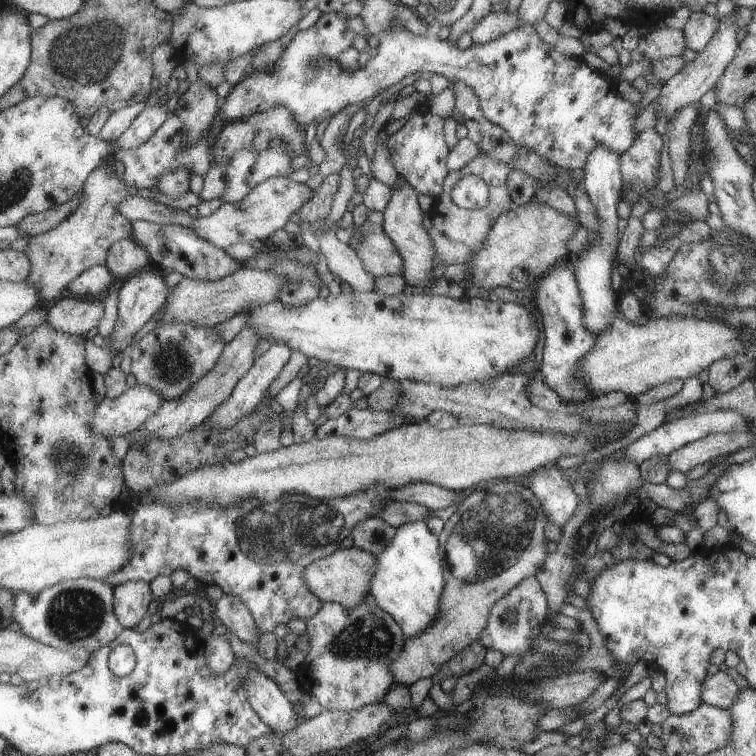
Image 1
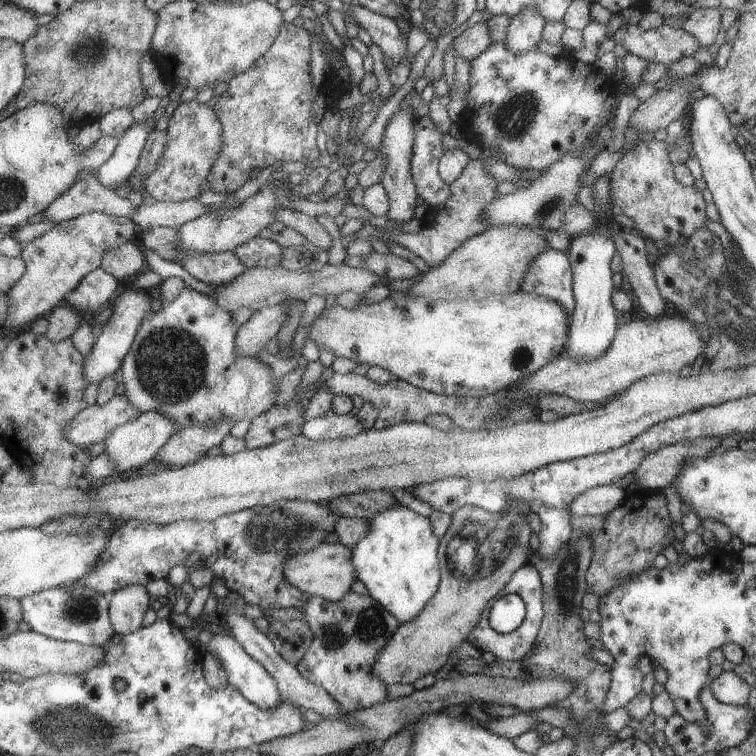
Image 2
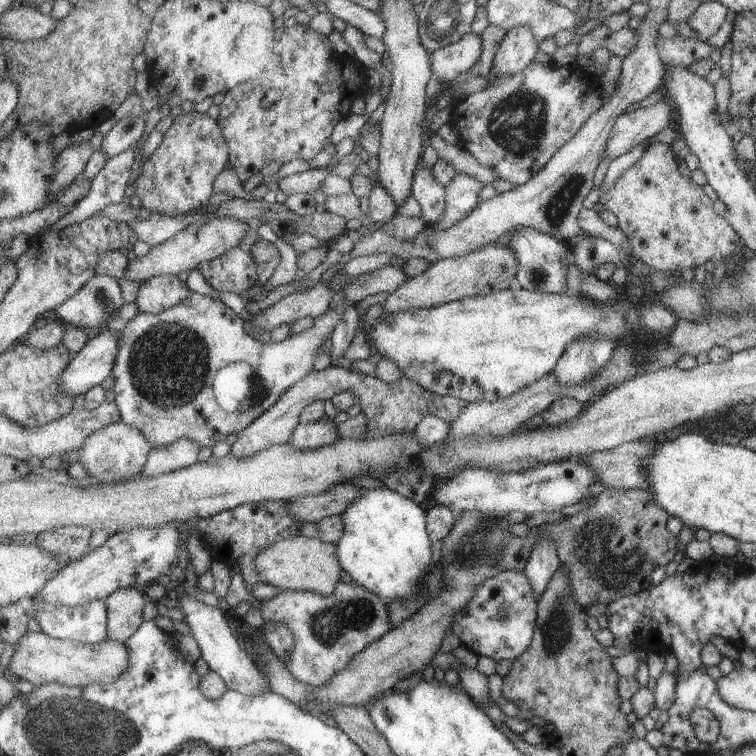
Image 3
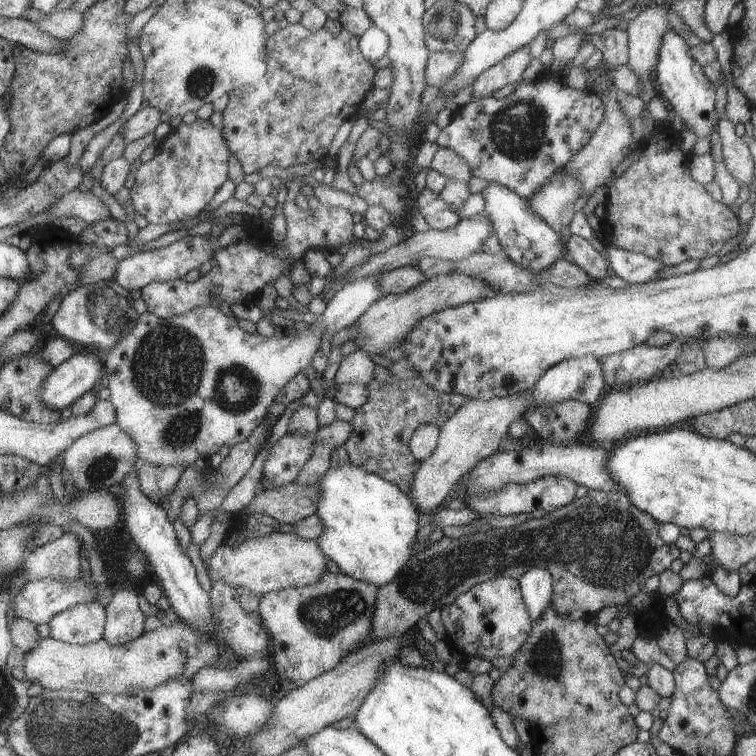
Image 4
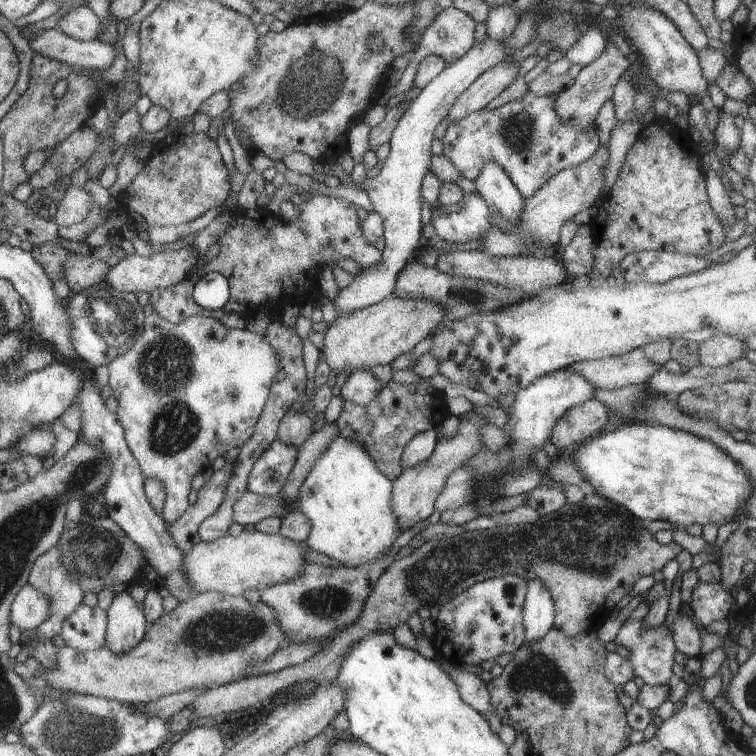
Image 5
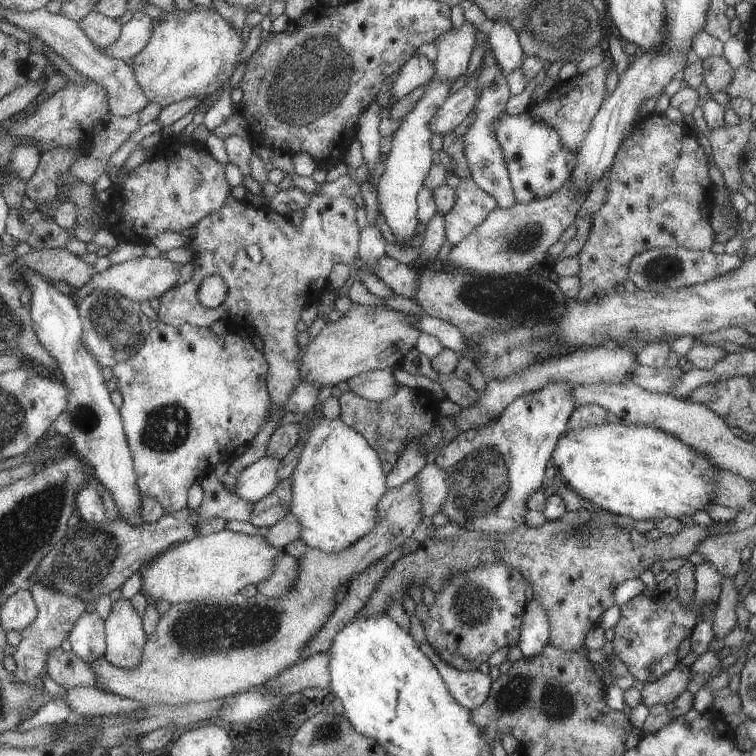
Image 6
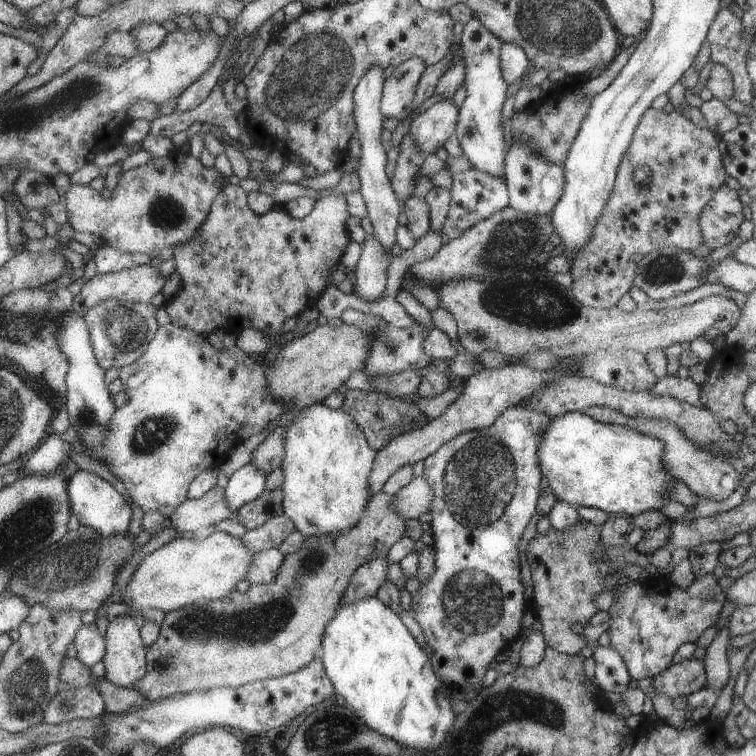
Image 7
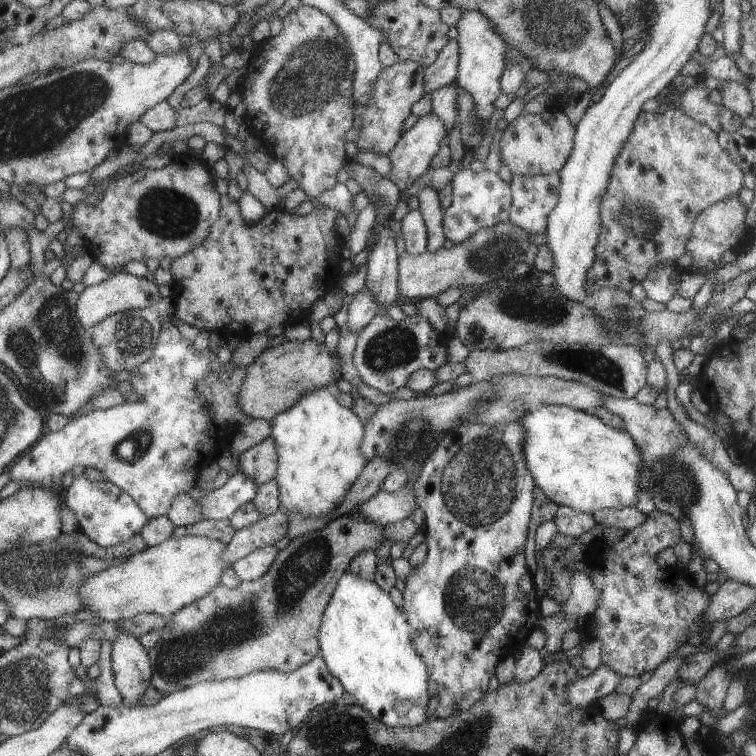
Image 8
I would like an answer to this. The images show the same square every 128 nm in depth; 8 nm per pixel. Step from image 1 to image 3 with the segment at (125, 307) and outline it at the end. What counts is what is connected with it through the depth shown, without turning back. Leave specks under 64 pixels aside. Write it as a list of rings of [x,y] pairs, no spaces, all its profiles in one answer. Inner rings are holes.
[[[103,328],[74,354],[70,364],[63,370],[60,376],[60,391],[76,396],[100,385],[110,376],[118,351],[117,332]]]

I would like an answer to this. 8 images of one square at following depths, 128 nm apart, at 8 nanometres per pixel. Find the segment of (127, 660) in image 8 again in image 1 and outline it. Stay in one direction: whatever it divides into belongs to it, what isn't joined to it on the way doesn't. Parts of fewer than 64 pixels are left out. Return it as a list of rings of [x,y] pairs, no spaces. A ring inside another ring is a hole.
[[[144,580],[122,582],[113,588],[114,612],[123,629],[131,629],[145,616],[151,602],[149,585]]]

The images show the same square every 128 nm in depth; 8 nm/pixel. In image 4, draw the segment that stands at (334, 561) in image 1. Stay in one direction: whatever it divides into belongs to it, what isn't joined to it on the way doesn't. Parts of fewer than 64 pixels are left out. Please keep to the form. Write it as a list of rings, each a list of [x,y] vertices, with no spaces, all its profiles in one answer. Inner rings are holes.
[[[275,531],[269,535],[245,539],[237,548],[231,547],[222,542],[209,557],[207,564],[204,564],[211,582],[221,579],[231,588],[241,587],[245,591],[262,595],[267,591],[315,584],[327,572],[327,556],[318,544],[295,533]]]

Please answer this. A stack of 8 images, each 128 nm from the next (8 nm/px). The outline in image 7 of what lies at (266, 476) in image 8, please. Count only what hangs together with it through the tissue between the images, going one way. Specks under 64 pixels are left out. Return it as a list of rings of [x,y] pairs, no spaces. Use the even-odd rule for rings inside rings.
[[[276,426],[250,454],[250,462],[256,469],[268,475],[281,466],[284,459],[286,428]]]

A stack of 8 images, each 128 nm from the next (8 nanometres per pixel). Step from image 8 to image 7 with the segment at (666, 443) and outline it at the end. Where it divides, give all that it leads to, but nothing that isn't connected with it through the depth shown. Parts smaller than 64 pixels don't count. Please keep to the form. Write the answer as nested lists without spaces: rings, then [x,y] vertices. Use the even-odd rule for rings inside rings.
[[[635,419],[635,430],[643,433],[644,435],[651,435],[657,437],[664,444],[663,450],[663,466],[673,478],[684,482],[685,486],[694,492],[699,497],[712,500],[721,501],[729,498],[731,493],[740,484],[739,475],[733,469],[733,466],[727,459],[713,456],[693,443],[690,443],[686,436],[677,429],[676,426],[665,419]]]

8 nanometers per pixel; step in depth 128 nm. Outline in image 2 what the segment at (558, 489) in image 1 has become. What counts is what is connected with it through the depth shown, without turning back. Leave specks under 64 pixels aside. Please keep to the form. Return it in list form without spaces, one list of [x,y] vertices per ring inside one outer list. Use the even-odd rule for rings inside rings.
[[[547,505],[534,506],[541,523],[541,530],[537,534],[540,540],[539,549],[533,553],[544,559],[553,556],[553,553],[569,538],[572,526],[568,509],[558,509]]]

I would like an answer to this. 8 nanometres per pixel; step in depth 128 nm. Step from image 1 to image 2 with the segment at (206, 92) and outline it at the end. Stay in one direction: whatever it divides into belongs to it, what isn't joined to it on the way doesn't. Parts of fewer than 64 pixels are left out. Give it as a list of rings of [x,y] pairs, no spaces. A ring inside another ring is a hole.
[[[195,99],[180,102],[168,119],[166,127],[168,144],[166,152],[159,160],[156,170],[143,181],[143,192],[147,192],[156,202],[181,202],[196,198],[199,184],[210,174],[210,168],[220,151],[222,136],[221,122],[215,118],[214,109]]]

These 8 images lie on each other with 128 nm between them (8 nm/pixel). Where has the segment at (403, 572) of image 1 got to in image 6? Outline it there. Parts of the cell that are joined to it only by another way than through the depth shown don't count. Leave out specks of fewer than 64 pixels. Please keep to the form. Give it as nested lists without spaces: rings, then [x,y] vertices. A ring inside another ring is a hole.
[[[321,418],[301,442],[301,454],[290,476],[290,511],[298,518],[300,539],[311,549],[343,551],[378,524],[376,505],[388,489],[386,473],[366,439],[338,418]]]

